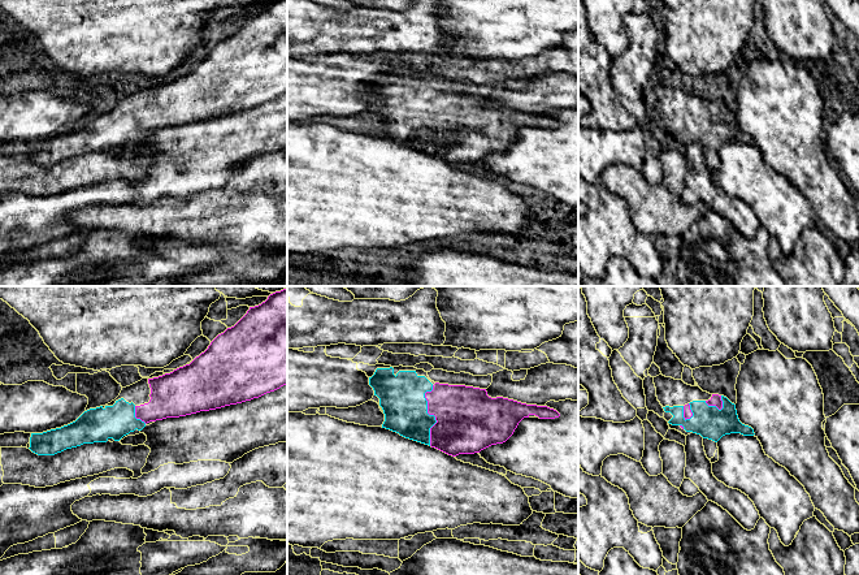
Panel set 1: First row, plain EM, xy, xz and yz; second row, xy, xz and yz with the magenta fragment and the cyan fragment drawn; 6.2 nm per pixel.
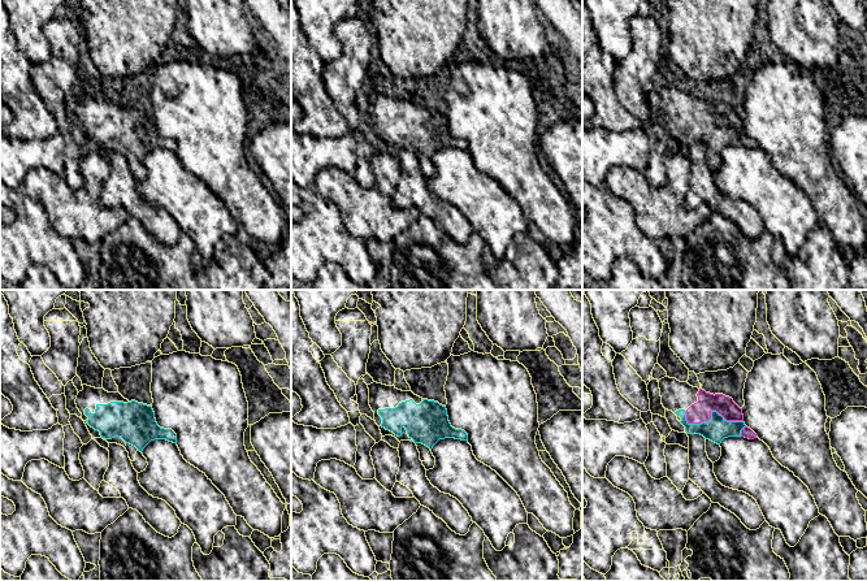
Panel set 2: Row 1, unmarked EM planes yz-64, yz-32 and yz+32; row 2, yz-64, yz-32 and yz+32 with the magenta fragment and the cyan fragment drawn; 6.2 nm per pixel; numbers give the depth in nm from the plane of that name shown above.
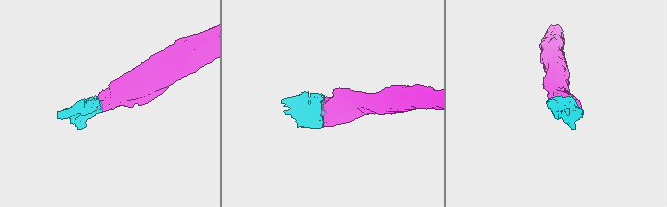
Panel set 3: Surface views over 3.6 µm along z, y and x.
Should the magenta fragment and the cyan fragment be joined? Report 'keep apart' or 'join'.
join

